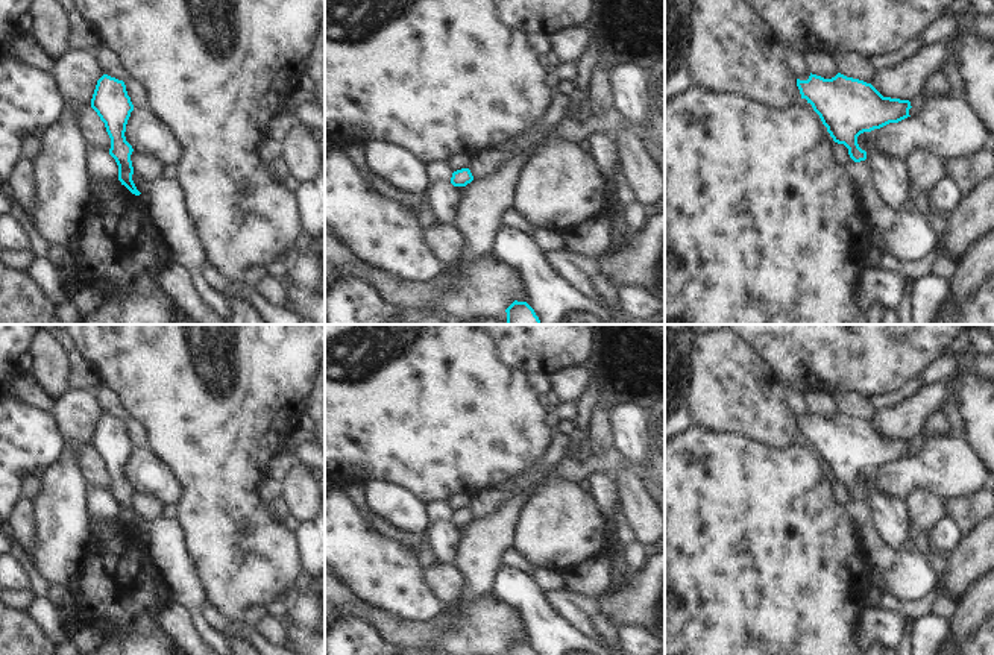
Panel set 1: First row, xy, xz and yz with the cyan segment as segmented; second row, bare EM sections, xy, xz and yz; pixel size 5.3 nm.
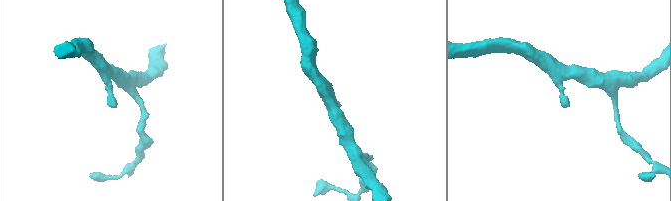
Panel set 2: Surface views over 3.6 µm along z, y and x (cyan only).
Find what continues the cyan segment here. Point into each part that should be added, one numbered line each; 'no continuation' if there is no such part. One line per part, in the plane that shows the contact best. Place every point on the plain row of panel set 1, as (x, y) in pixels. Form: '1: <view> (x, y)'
no continuation

